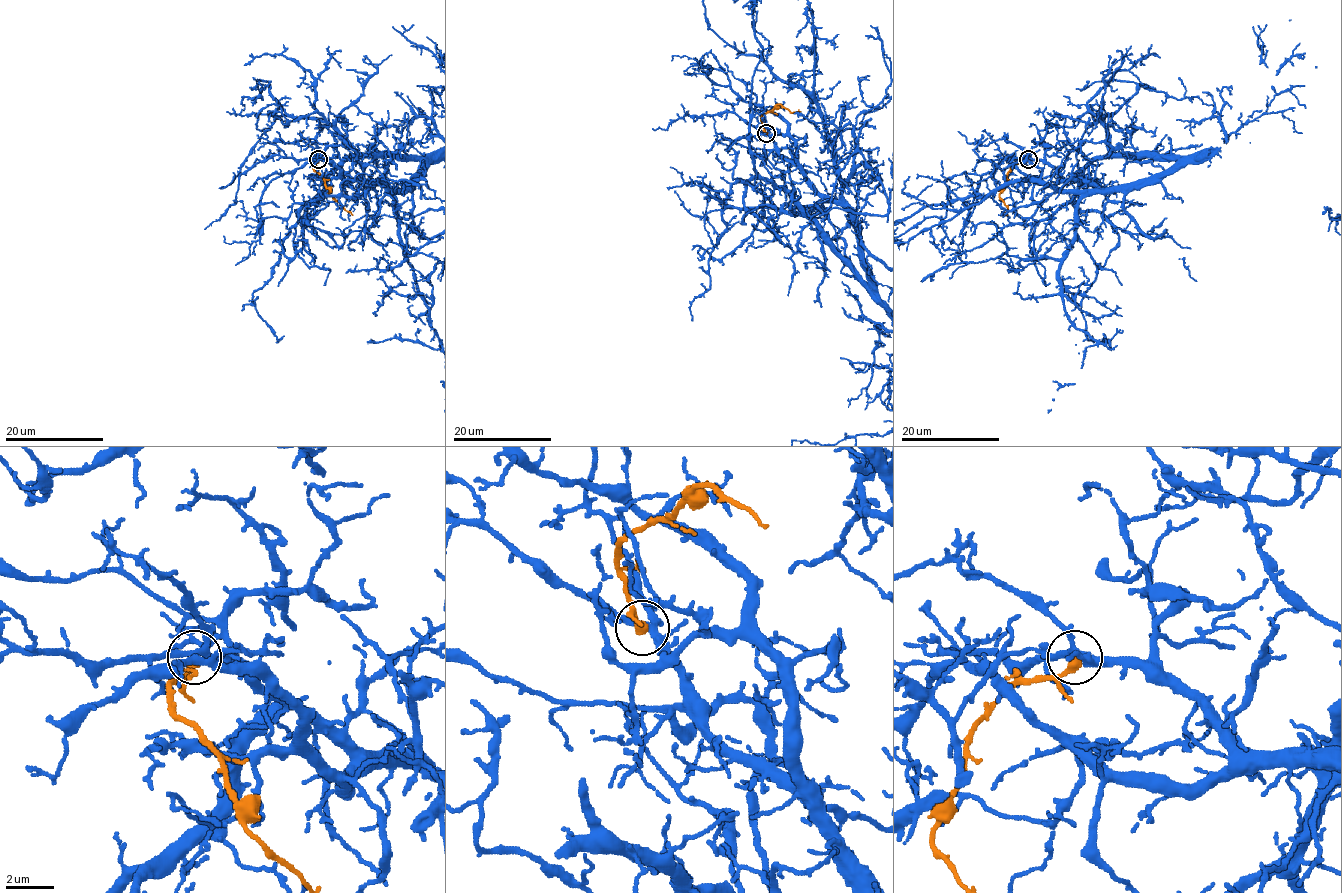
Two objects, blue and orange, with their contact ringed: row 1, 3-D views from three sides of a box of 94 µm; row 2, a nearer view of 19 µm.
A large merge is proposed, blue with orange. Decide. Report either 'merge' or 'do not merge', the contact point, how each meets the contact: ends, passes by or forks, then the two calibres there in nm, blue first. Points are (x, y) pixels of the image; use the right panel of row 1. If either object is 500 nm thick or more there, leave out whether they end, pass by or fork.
do not merge | (1028, 159) | blue forks | orange ends | 260/360 nm

